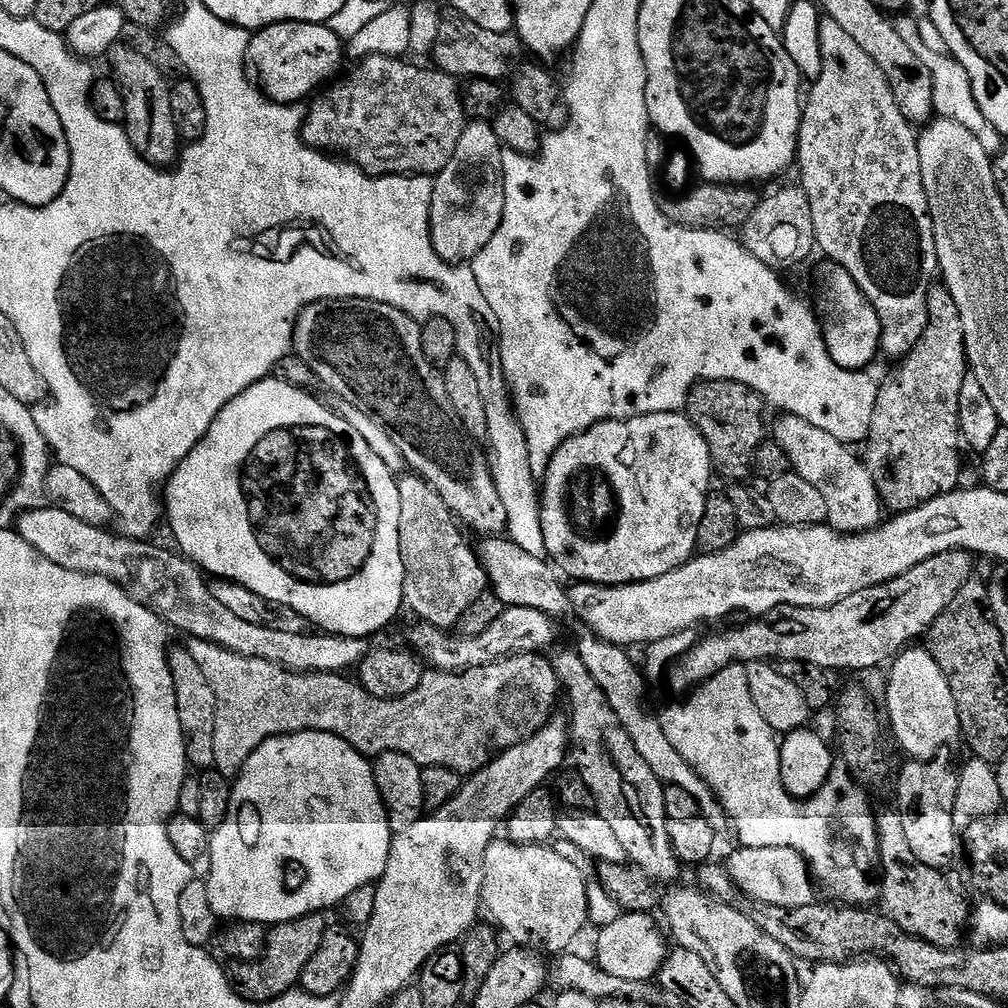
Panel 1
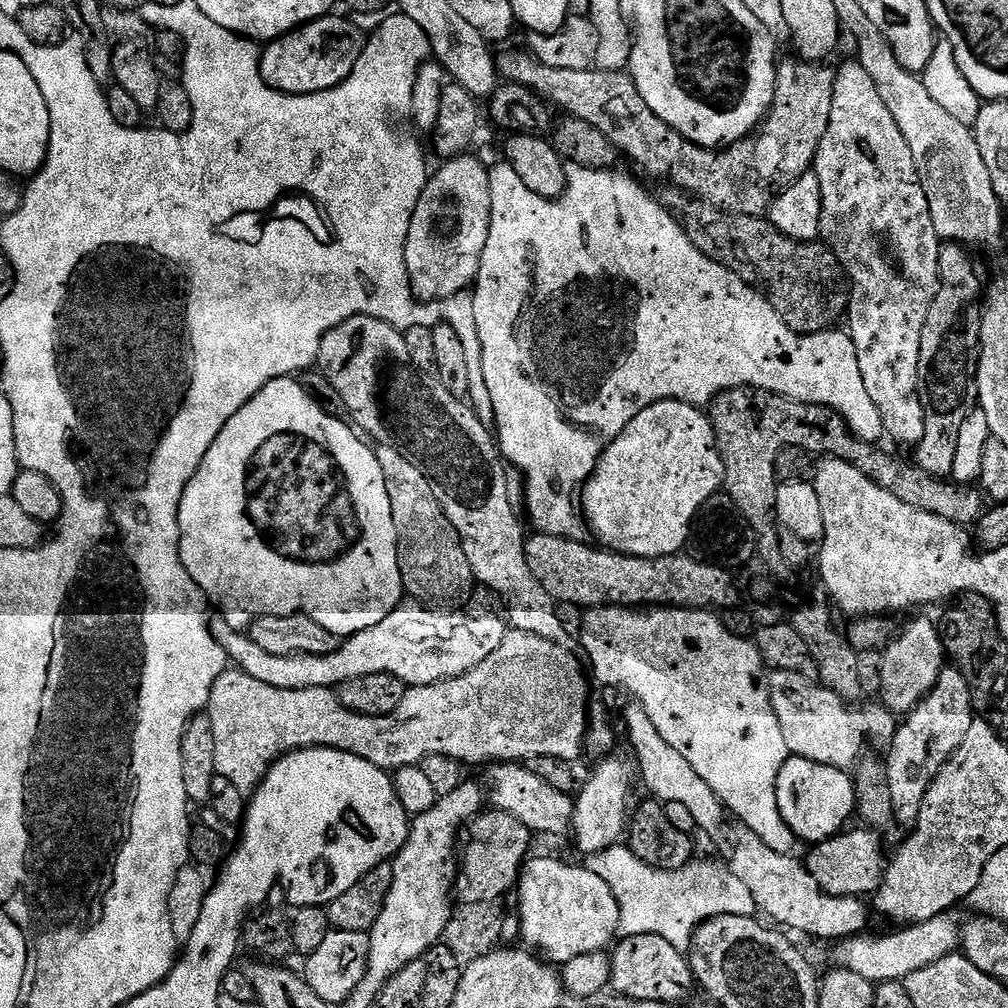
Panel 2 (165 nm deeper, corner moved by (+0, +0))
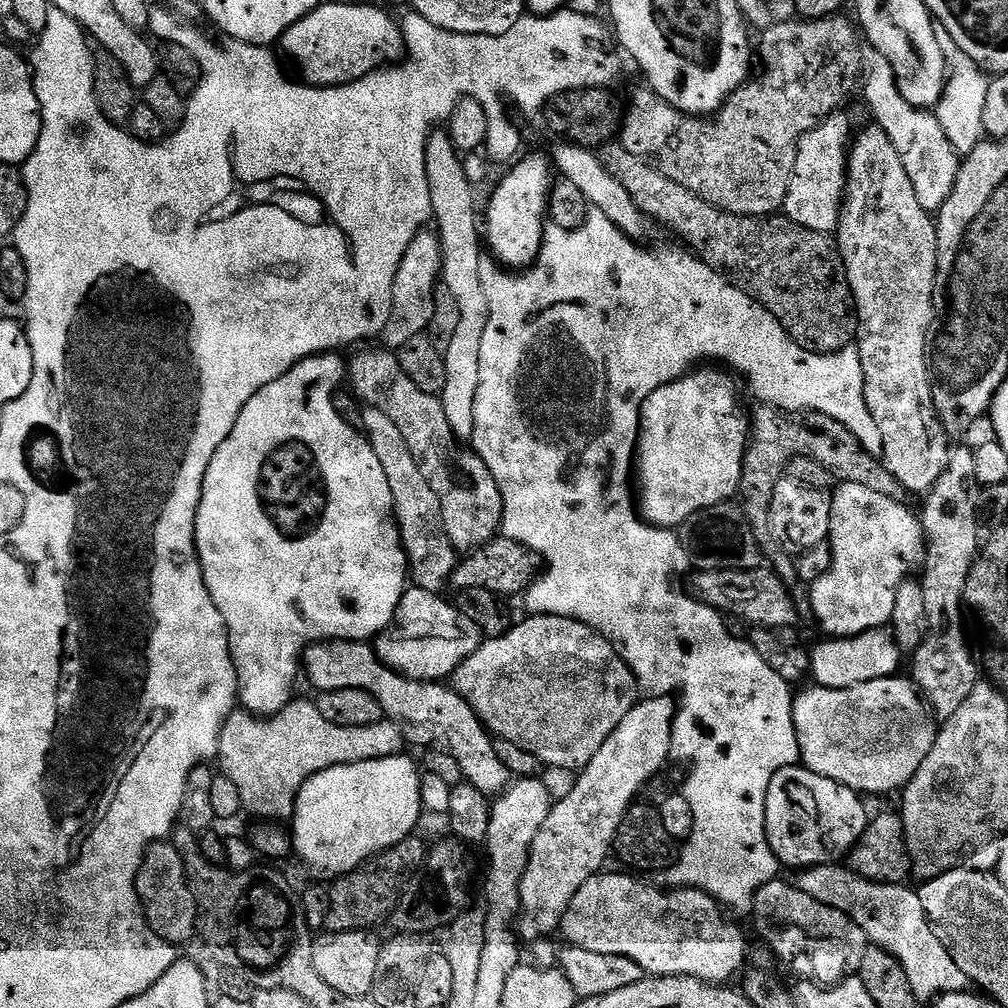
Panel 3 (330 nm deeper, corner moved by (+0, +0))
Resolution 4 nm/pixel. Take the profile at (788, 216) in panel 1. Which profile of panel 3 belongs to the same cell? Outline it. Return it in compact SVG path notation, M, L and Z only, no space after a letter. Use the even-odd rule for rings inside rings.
M844 110L833 112L800 139L794 174L784 199L783 215L798 222L798 226L806 226L806 230L835 233L840 225L844 188L848 185L848 154L853 139L852 120Z

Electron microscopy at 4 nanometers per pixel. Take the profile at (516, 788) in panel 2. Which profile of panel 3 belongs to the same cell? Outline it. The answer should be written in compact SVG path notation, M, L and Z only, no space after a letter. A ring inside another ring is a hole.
M321 640L308 645L302 657L302 672L303 675L308 675L308 680L316 687L317 693L330 690L366 690L366 694L379 702L385 717L402 729L403 739L407 743L409 740L412 744L421 744L421 749L437 748L453 756L458 766L462 766L465 781L476 787L483 796L495 798L508 787L510 773L498 758L493 737L459 691L451 692L450 689L443 688L445 685L440 682L409 680L407 676L401 676L377 658L371 643L359 640Z

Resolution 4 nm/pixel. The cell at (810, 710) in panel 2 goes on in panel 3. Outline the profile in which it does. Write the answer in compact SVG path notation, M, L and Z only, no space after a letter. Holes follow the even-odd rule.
M899 675L887 676L881 680L874 682L862 682L858 686L850 686L849 688L822 688L819 686L811 686L804 693L797 695L792 701L792 717L794 718L794 730L798 738L798 746L800 747L800 758L803 767L808 768L814 774L822 774L822 778L830 778L834 782L838 782L847 788L853 788L857 794L865 794L864 792L896 792L907 788L908 783L914 778L914 774L918 774L918 766L922 766L922 762L926 762L926 754L930 754L930 750L936 741L937 725L932 725L934 721L933 713L930 711L929 705L925 704L920 693L916 691L916 685L911 679L904 678L900 680Z

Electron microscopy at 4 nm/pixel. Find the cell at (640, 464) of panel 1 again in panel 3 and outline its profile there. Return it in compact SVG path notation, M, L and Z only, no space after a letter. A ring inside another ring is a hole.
M719 367L705 368L708 368L705 372L689 371L680 379L654 390L640 411L640 431L634 457L634 480L640 483L638 508L643 519L657 528L679 529L686 518L698 514L698 510L727 504L740 491L750 420L740 409L740 400L736 397L737 381Z

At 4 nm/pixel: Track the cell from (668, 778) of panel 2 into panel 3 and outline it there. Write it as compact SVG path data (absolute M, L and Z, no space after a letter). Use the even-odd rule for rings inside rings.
M839 863L819 864L813 868L803 869L795 877L796 887L802 890L802 894L810 894L810 898L815 898L817 902L822 902L822 906L830 906L834 910L842 910L867 934L869 941L875 947L881 948L883 952L889 952L895 960L906 970L906 978L910 978L910 990L914 990L917 1001L929 1002L937 998L950 994L951 992L969 991L970 982L962 970L958 970L958 965L950 954L946 954L946 946L938 942L930 922L926 918L926 910L922 910L919 891L908 889L904 884L876 884L873 880L862 878L858 873L852 871L851 867L841 866Z

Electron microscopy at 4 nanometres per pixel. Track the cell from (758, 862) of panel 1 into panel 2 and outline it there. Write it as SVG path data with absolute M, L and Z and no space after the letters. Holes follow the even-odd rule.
M859 826L851 832L845 830L838 836L831 836L815 845L806 859L808 873L815 878L818 886L831 896L871 897L880 888L886 871L886 856L880 849L881 837L867 827Z

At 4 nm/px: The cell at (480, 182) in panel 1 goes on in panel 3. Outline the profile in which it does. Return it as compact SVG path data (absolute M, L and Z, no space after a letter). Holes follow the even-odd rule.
M435 231L419 232L410 242L406 254L396 271L392 287L392 305L388 310L388 321L382 333L383 347L398 350L410 342L410 338L421 335L429 327L433 313L433 293L442 280L444 255L440 249L440 237Z

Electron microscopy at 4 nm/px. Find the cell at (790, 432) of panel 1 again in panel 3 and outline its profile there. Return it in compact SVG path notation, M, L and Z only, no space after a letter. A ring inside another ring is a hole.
M861 484L835 485L832 497L832 517L828 540L832 545L832 565L822 578L810 586L812 592L812 612L820 623L820 628L828 638L847 638L869 632L874 628L884 628L891 621L894 612L896 592L904 583L912 567L919 565L926 551L926 537L921 517L916 516L904 502L878 494L870 486Z

